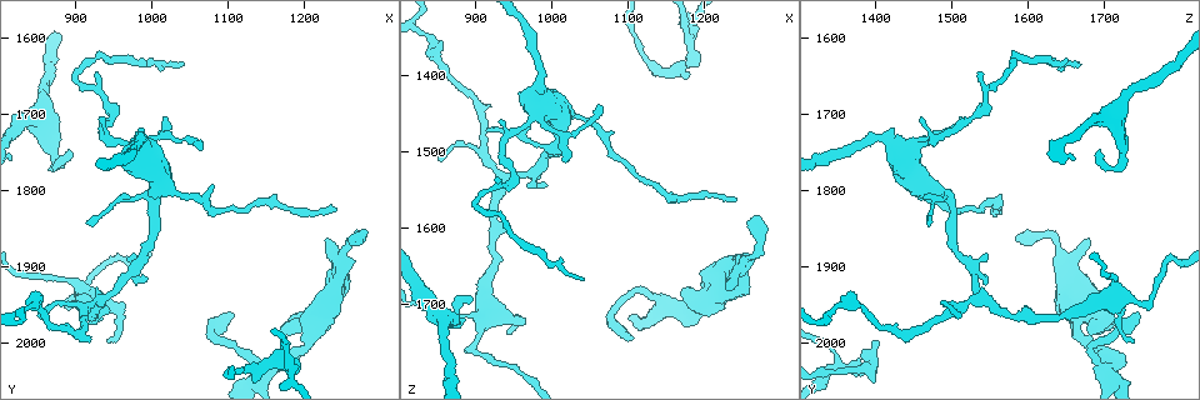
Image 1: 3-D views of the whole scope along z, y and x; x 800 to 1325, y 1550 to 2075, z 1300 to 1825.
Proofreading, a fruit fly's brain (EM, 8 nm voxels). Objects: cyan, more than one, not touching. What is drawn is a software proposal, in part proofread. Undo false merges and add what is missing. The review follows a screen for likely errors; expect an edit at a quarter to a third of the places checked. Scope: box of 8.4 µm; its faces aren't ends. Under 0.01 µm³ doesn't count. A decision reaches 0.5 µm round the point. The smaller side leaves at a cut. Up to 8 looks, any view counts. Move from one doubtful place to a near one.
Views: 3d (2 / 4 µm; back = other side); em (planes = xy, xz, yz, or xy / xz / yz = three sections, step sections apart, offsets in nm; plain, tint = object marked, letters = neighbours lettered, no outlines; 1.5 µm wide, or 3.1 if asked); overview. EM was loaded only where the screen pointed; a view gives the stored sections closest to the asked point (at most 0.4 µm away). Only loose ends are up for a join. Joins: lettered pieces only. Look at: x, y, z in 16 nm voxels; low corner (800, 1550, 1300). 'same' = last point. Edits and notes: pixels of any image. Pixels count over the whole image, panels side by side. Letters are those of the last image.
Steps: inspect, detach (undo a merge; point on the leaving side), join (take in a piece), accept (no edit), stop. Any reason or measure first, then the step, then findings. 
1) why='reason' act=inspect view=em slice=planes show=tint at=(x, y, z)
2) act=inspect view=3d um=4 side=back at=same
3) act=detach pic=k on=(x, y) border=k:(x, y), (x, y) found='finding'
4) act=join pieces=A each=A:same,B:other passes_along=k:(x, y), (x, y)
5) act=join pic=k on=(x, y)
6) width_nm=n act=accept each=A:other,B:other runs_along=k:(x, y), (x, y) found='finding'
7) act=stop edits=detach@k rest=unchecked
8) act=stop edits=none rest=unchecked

why='abrupt turn' act=inspect view=em slice=yz step=8 show=tint at=(875, 1765, 1725)

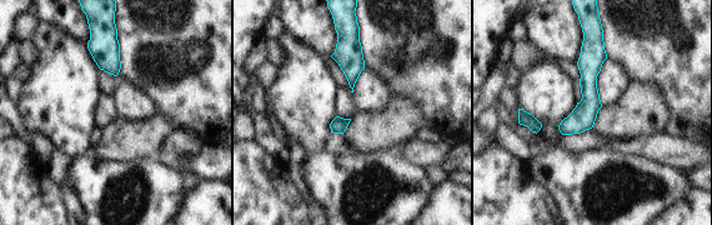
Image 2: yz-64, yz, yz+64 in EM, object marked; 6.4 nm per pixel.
why='cut it another way' act=inspect view=em slice=planes show=letters at=same

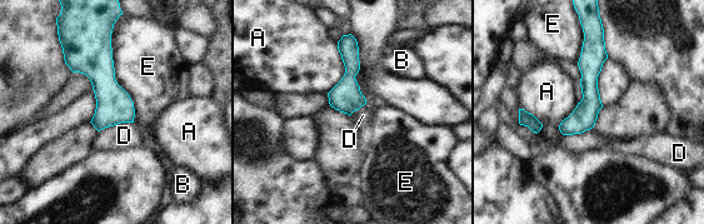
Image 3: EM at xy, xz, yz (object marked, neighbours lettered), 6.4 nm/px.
longest_contact=E:650nm act=accept each=A:other,B:other,D:other,E:other runs_along=3:(600, 36), (589, 106), (565, 132) found='continuous, no second neuron'

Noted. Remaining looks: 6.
act=inspect view=em slice=planes show=letters at=(1040, 1635, 1665)

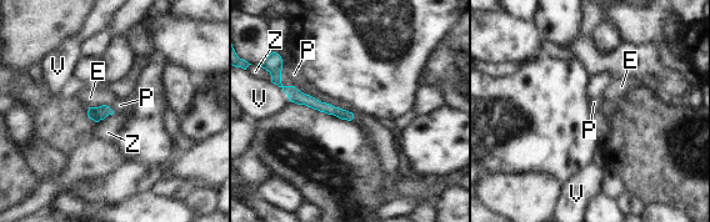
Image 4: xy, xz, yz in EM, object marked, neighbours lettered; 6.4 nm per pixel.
act=accept each=E:other,P:other,V:other,Z:other runs_along=4:(286, 89), (301, 99), (349, 116) found='no lettered piece goes on from it'

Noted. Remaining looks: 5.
why='tapers out' act=inspect view=em slice=planes show=plain at=(1245, 1825, 1565)

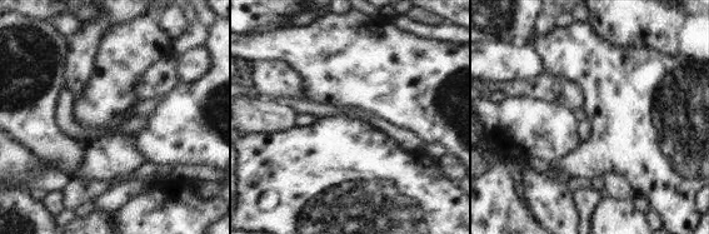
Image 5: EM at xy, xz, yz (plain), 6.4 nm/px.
act=inspect view=em slice=planes show=letters at=same

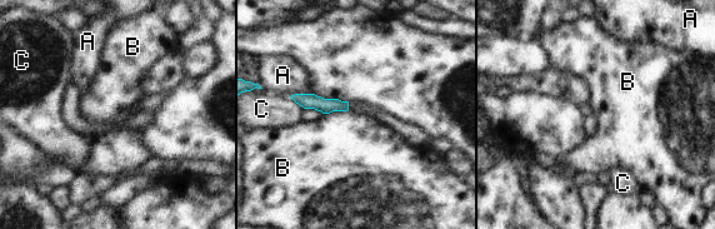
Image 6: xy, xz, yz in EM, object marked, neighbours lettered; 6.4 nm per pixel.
act=accept each=A:other,B:other,C:other found='none of them fits'

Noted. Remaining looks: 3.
act=stop edits=none rest=unchecked

